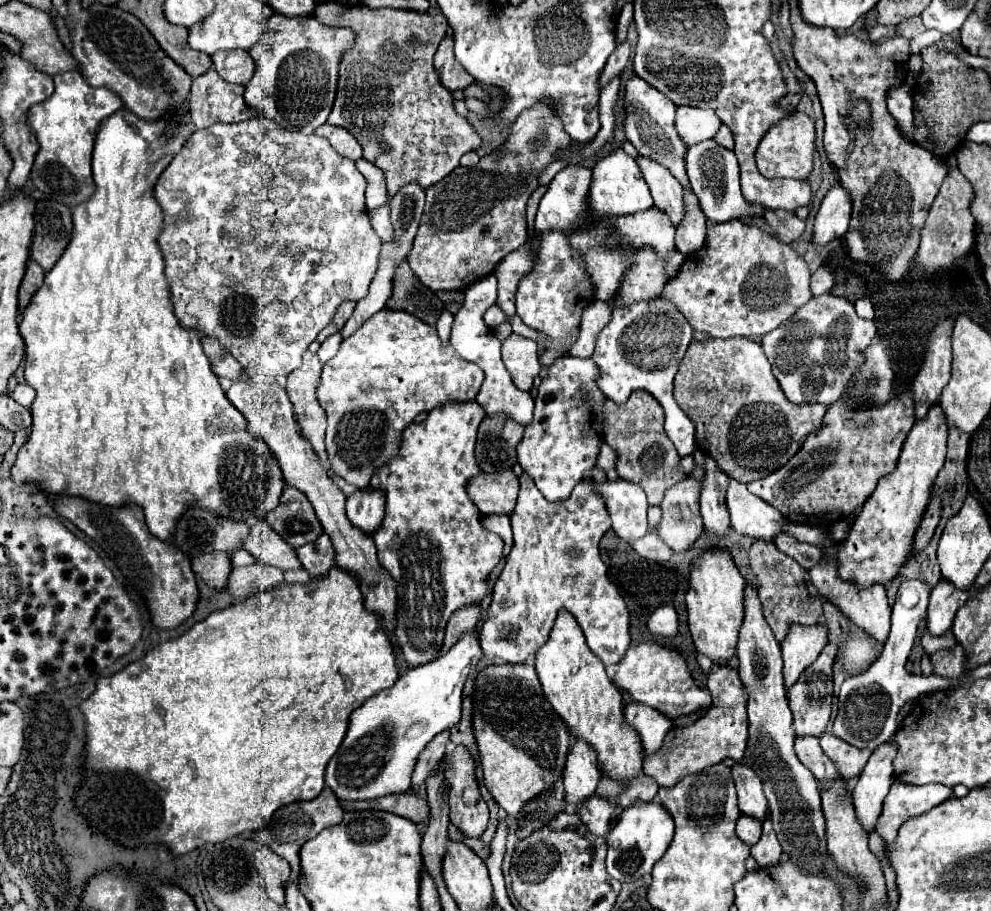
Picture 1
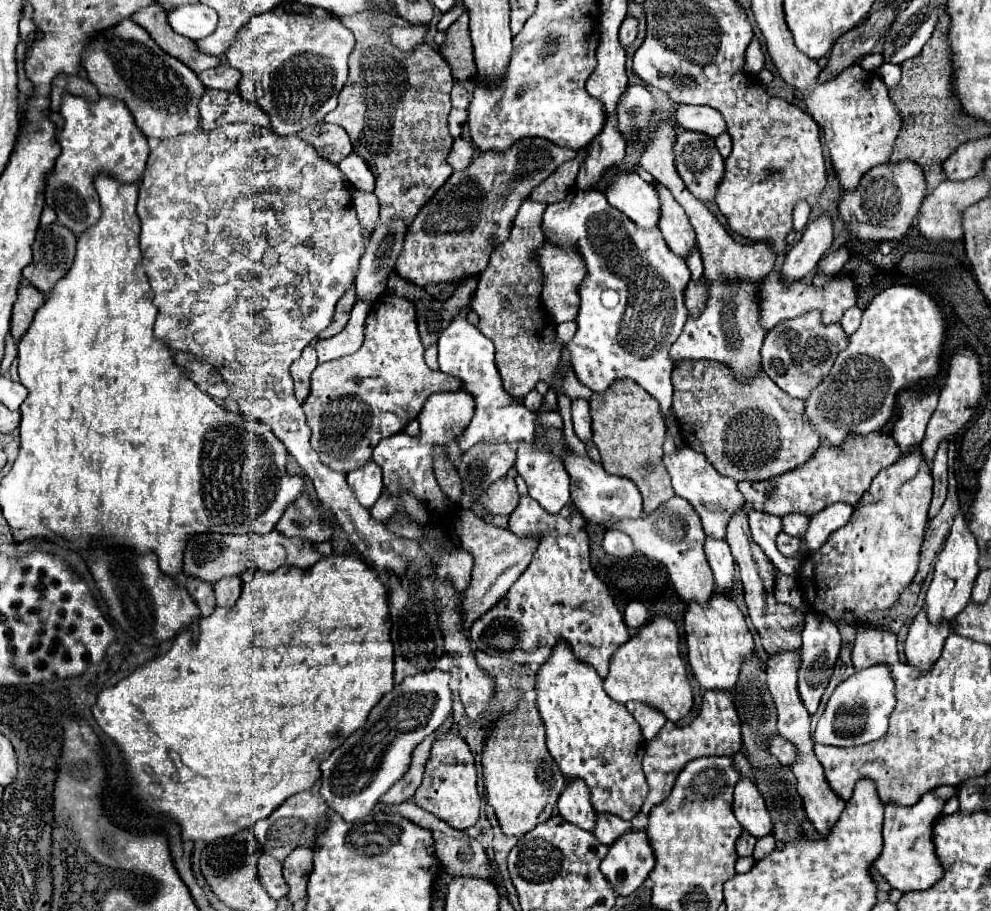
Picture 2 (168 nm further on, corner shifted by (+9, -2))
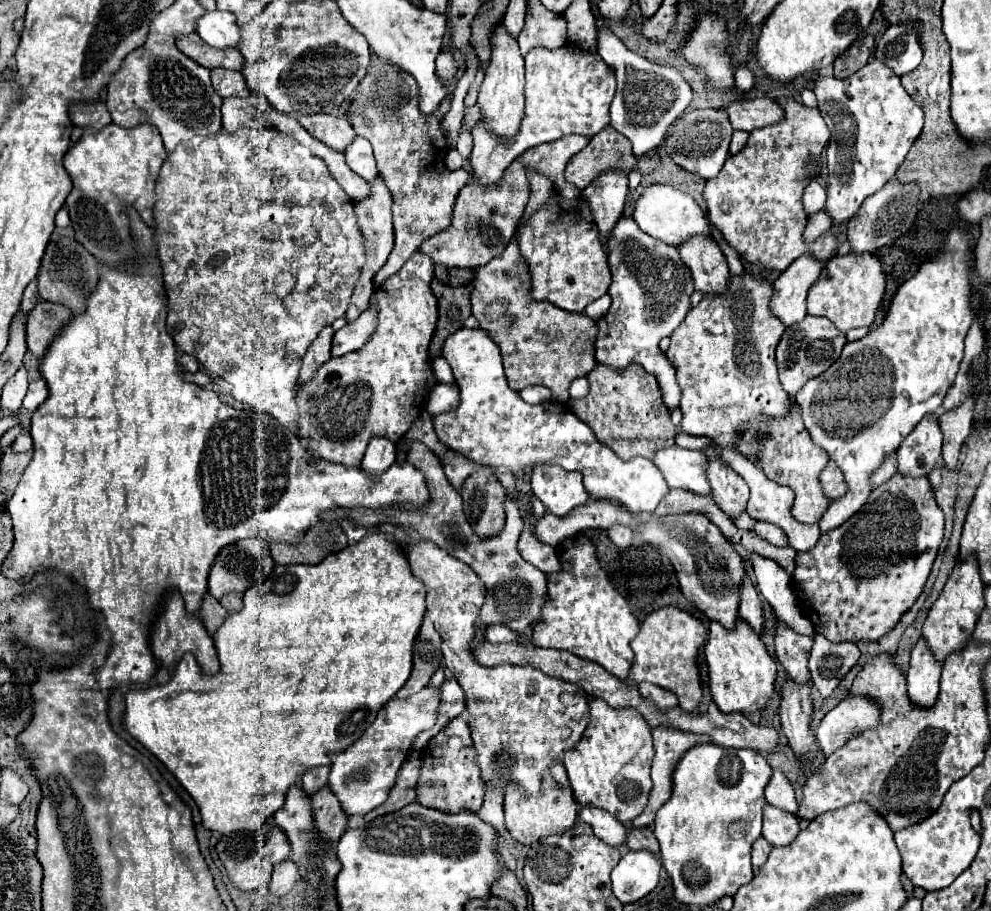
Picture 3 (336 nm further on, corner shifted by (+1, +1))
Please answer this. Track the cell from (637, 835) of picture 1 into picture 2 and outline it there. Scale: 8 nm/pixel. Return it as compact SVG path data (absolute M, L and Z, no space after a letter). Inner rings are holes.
M633 829L617 839L601 863L601 873L617 895L631 895L655 867L655 855L645 831Z

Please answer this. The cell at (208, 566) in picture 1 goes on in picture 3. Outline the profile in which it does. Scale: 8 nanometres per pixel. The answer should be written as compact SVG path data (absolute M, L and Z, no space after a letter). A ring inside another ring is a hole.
M205 594L203 596L203 602L201 602L201 608L199 608L199 616L201 616L207 632L209 634L215 634L217 626L221 626L221 622L227 616L227 610L219 604L217 598L213 598L211 594Z

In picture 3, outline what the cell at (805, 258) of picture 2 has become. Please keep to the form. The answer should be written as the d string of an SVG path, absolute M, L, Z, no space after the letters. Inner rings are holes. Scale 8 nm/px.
M803 254L793 262L793 266L781 272L779 278L775 280L771 310L785 326L791 326L793 322L799 322L801 318L807 316L807 310L805 310L807 290L819 278L821 270L823 270L823 264L819 258L811 254Z

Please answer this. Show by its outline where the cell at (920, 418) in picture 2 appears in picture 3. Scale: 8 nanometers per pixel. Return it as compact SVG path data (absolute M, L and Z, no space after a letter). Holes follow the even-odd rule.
M925 416L897 448L897 470L905 476L927 476L941 458L941 440L939 420Z

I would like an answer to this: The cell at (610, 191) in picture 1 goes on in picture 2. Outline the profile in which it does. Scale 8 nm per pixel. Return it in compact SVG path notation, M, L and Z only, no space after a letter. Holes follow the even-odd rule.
M637 173L617 175L605 191L607 201L625 213L641 229L655 229L661 217L661 201L657 189L643 181Z

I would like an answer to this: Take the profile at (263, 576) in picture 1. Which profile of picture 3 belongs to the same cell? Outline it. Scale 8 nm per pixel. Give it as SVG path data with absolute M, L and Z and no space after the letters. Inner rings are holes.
M229 592L225 594L225 598L221 598L221 604L231 612L231 610L239 610L243 606L243 594L239 592Z

